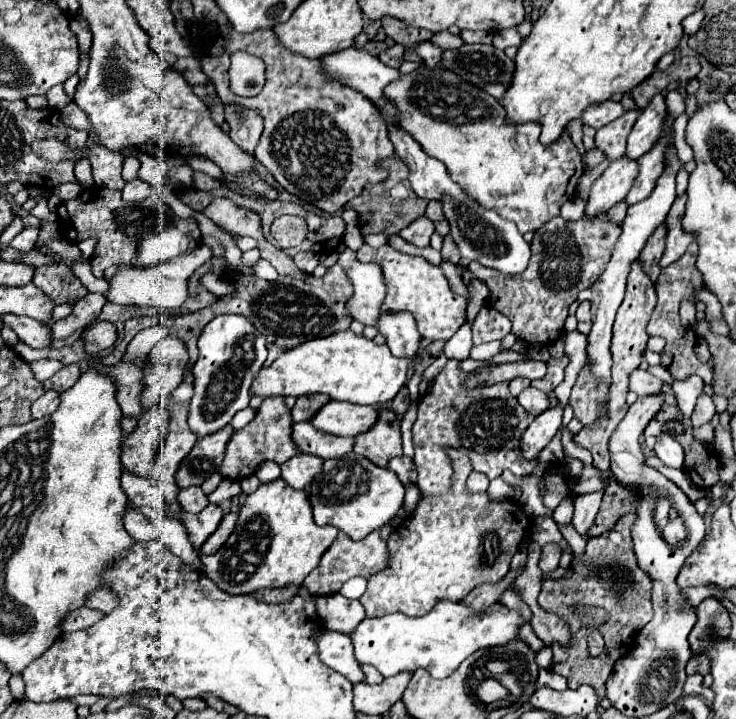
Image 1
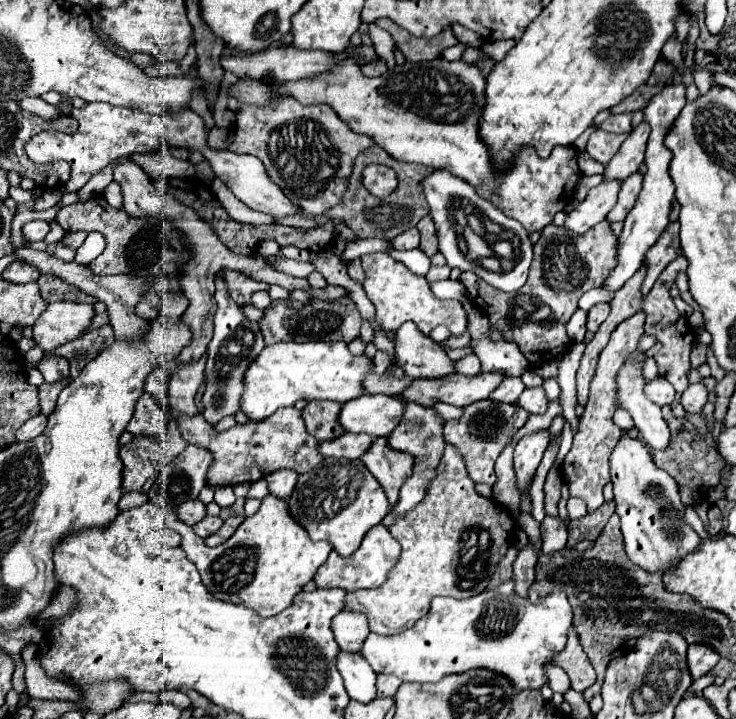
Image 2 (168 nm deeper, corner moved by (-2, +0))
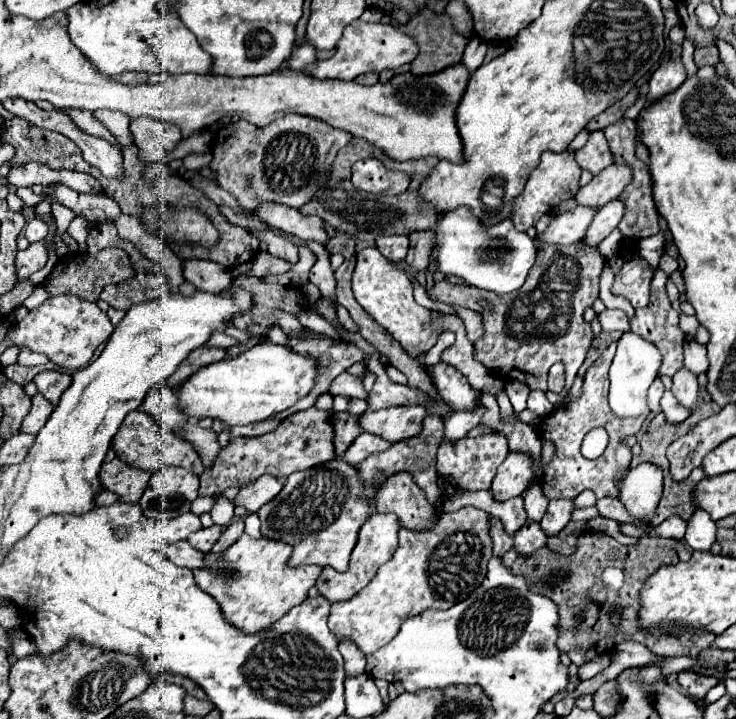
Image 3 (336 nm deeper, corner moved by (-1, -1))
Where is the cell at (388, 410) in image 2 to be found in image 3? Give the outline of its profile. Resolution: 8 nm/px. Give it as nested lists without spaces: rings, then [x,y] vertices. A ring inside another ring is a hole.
[[[418,405],[388,407],[380,411],[366,411],[360,417],[360,425],[368,433],[380,435],[390,443],[398,443],[420,435],[424,417],[426,417],[426,409]]]

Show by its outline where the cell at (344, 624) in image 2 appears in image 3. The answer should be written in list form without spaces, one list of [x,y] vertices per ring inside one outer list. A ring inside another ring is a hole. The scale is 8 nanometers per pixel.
[[[342,641],[338,649],[340,649],[342,657],[344,657],[344,671],[346,671],[346,675],[348,677],[362,675],[364,667],[366,667],[366,657],[360,655],[360,649],[354,643],[348,643],[348,641]]]

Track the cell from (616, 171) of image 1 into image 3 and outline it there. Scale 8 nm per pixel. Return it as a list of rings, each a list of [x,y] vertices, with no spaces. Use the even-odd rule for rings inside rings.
[[[574,207],[568,213],[556,215],[546,227],[546,231],[538,233],[536,239],[540,243],[550,245],[572,245],[576,241],[582,241],[584,231],[588,229],[588,223],[592,223],[594,213],[596,211],[588,211],[588,207]]]

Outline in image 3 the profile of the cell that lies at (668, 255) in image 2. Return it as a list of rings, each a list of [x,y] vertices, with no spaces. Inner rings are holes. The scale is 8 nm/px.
[[[632,259],[626,261],[620,273],[614,279],[612,293],[626,297],[634,309],[646,307],[648,305],[648,291],[650,291],[650,281],[652,281],[654,271],[644,259]]]

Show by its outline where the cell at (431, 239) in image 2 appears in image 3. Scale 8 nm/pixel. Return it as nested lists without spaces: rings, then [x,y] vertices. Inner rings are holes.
[[[414,231],[412,235],[408,235],[408,239],[410,239],[410,249],[408,249],[408,255],[404,261],[414,271],[426,269],[430,253],[432,253],[434,243],[436,243],[436,235],[432,231]]]

